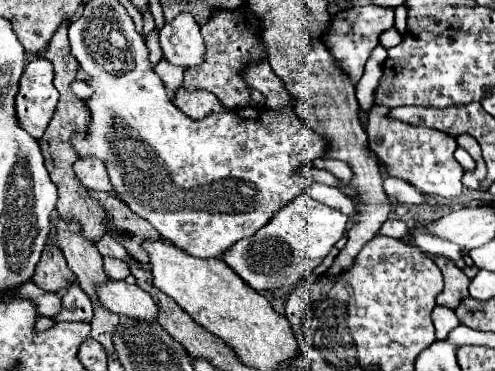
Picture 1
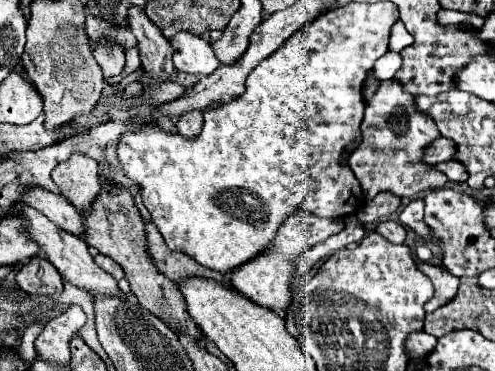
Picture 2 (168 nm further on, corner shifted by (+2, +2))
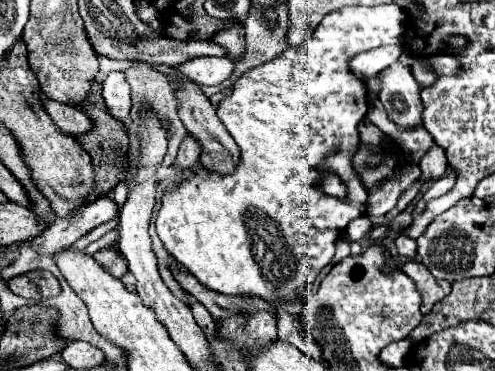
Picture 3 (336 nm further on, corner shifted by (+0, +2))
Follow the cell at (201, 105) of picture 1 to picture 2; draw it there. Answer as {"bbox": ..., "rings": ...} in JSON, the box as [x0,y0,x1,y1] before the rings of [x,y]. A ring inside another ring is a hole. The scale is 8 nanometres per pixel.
{"bbox":[176,110,202,138],"rings":[[[202,110],[184,112],[184,114],[178,118],[176,130],[182,132],[182,136],[186,136],[186,138],[196,136],[196,134],[202,130]]]}

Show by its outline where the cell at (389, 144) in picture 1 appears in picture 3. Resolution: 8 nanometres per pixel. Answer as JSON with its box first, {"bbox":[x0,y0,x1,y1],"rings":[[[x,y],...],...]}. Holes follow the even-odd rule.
{"bbox":[378,62,420,126],"rings":[[[396,62],[380,74],[380,80],[378,100],[386,108],[388,118],[404,126],[420,124],[420,86],[412,78],[410,66]]]}

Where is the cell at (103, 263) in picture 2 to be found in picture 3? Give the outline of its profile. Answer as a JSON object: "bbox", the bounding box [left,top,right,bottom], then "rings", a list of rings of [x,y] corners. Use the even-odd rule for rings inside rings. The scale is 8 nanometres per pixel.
{"bbox":[94,248,128,278],"rings":[[[112,248],[100,250],[100,252],[96,252],[94,256],[96,256],[96,260],[98,260],[100,264],[104,264],[104,268],[106,268],[112,276],[116,276],[116,278],[122,278],[122,276],[128,272],[126,258],[124,258],[120,252],[112,250]]]}

